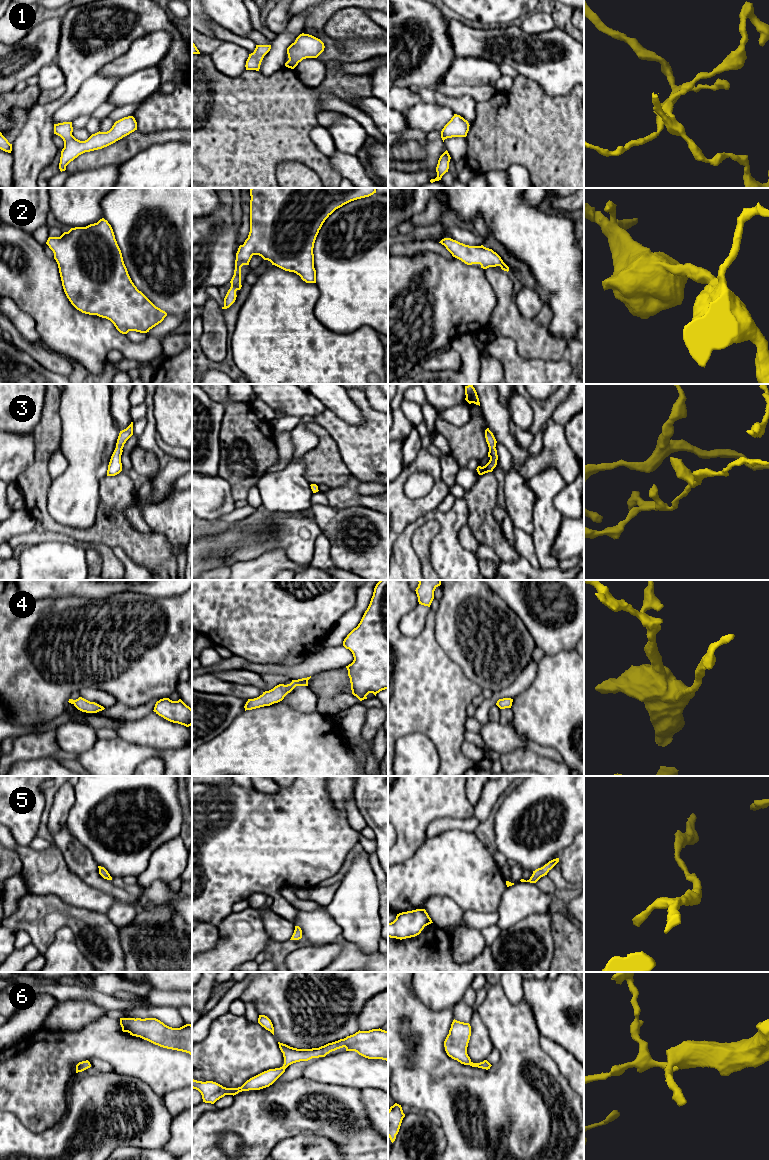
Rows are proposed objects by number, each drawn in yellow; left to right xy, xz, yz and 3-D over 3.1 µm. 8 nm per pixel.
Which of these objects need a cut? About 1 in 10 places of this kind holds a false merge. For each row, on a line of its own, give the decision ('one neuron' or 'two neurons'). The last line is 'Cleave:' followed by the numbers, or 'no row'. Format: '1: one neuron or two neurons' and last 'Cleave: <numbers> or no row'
1: one neuron
2: one neuron
3: one neuron
4: one neuron
5: one neuron
6: one neuron
Cleave: no row

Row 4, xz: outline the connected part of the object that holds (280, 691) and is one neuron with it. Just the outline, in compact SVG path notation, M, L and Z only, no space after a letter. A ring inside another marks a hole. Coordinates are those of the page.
M311 676L307 678L298 679L298 680L292 680L292 682L287 685L279 684L271 690L263 692L263 694L257 698L248 699L248 701L244 706L245 711L264 707L264 706L270 706L274 703L278 703L282 701L284 697L288 693L290 693L296 686L308 686L308 680L310 678Z

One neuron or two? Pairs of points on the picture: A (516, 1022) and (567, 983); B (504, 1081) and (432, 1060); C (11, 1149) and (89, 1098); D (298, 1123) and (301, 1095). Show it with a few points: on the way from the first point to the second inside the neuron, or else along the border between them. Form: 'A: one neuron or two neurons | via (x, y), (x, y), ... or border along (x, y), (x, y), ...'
A: two neurons | border along (524, 996), (539, 1032)
B: one neuron | via (486, 1084), (456, 1084), (450, 1078)
C: one neuron | via (32, 1149), (43, 1149), (73, 1119)
D: one neuron | via (298, 1116), (298, 1110), (302, 1102)

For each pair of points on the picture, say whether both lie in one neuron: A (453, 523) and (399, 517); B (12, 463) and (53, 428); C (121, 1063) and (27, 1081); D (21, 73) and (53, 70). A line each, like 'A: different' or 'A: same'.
A: different
B: different
C: same
D: different

